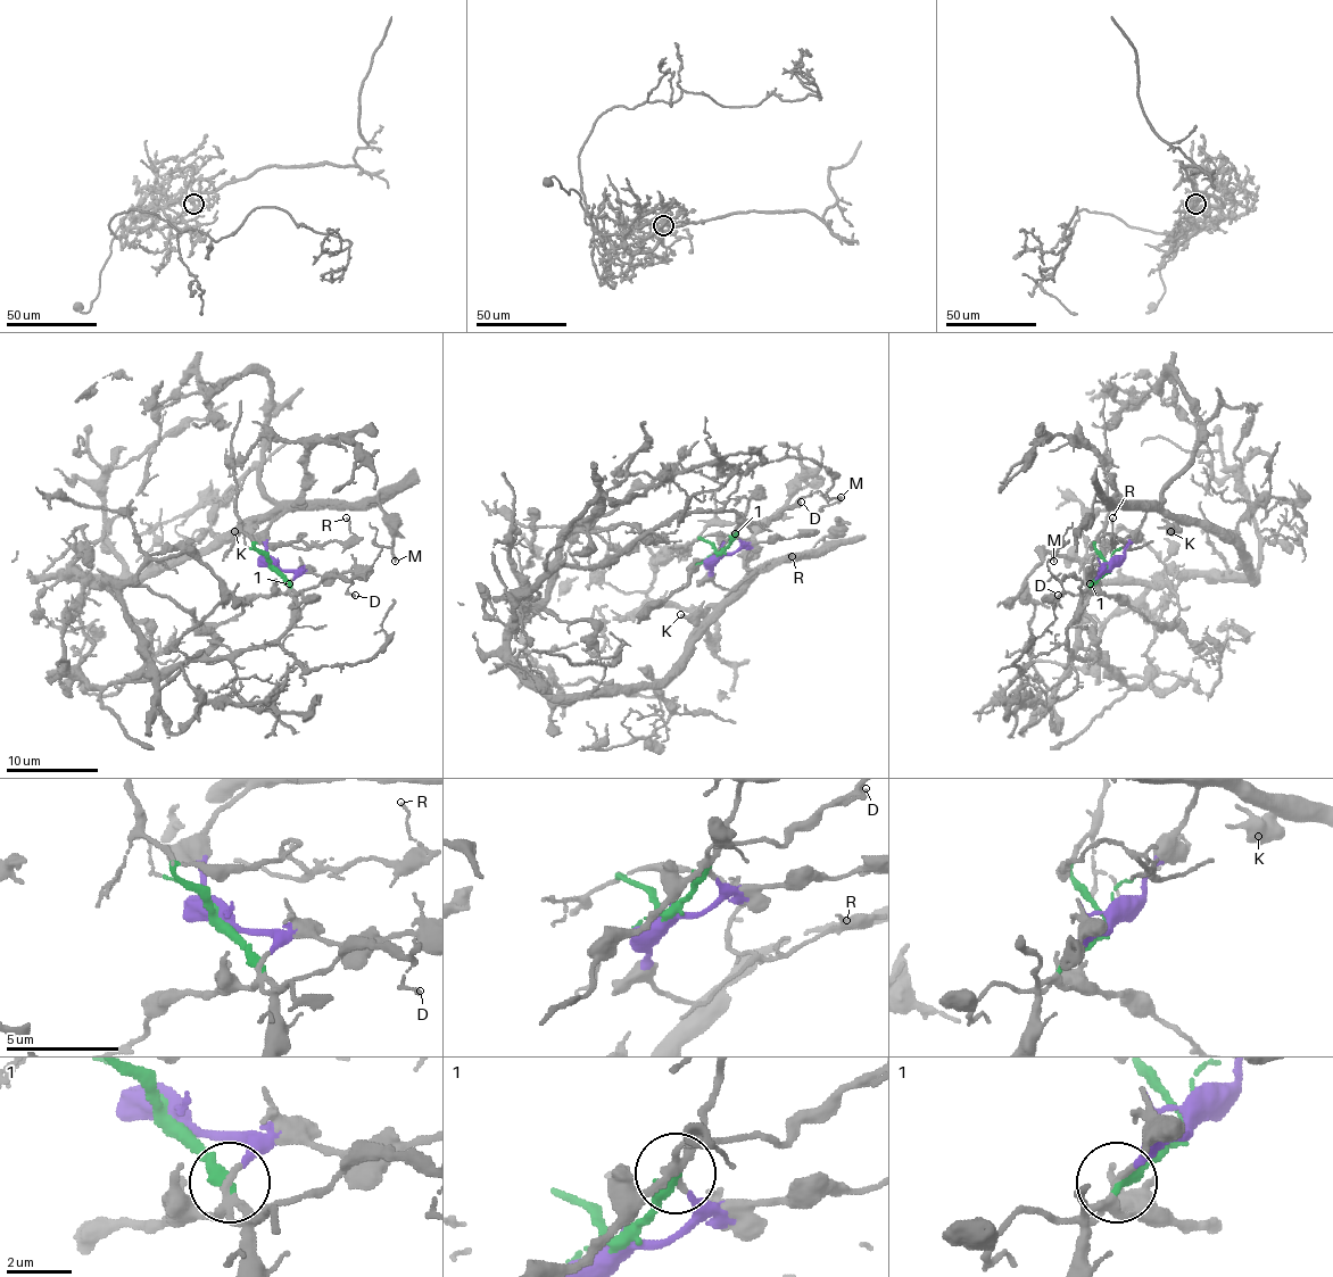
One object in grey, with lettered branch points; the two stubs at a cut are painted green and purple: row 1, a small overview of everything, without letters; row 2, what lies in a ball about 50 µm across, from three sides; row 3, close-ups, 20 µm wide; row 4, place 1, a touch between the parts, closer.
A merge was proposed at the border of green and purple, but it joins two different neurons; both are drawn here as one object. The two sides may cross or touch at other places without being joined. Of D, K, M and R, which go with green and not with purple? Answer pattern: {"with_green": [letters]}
{"with_green": ["D", "M", "R"]}

